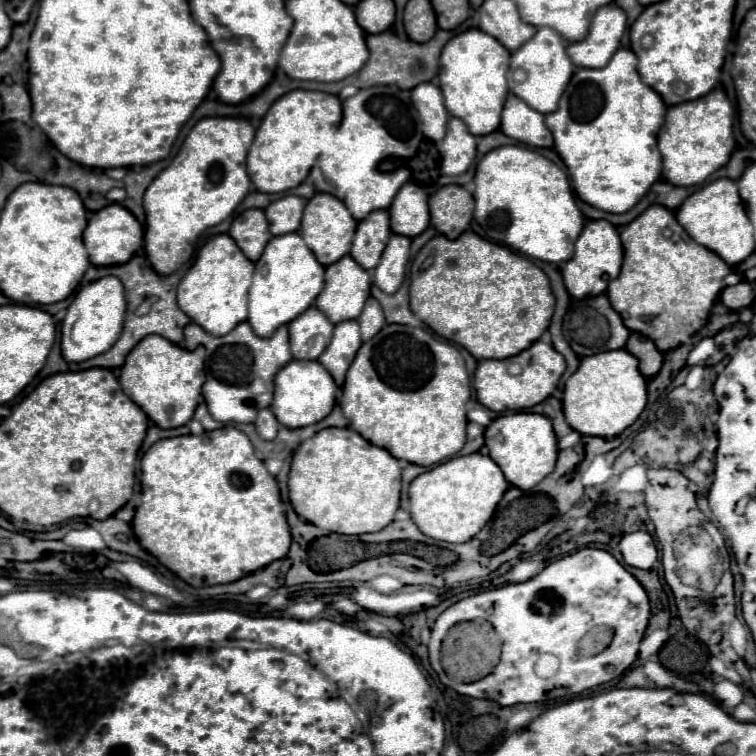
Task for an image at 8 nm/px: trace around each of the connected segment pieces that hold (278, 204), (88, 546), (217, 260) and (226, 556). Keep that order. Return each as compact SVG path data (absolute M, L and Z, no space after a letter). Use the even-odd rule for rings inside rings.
M293 194L271 202L265 208L265 216L267 216L267 222L269 222L271 234L279 236L279 234L295 232L301 224L303 208L305 208L305 200L299 198L299 196L293 196Z
M87 526L83 530L69 530L63 536L63 542L67 546L73 546L79 552L99 552L105 548L101 534L97 530L93 530L91 526Z
M229 234L211 236L197 252L195 264L177 286L177 302L187 316L211 336L225 336L235 324L247 320L247 290L253 284L255 262L247 260Z
M233 428L159 440L141 458L141 506L131 522L139 544L187 584L215 586L235 582L273 560L285 558L291 534L281 508L277 480L253 454L249 438Z

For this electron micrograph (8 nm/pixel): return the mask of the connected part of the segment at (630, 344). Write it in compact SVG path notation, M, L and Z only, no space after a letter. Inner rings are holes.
M633 332L627 340L625 350L639 360L639 372L643 372L645 378L651 378L659 372L663 364L663 352L659 352L653 340L649 340L647 336Z

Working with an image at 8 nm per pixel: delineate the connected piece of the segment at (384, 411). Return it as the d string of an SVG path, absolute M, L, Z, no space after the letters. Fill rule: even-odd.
M385 324L379 336L373 336L363 342L363 348L359 348L359 356L355 356L355 364L351 364L341 390L341 408L349 420L349 428L359 432L371 444L385 448L391 456L411 464L433 466L463 448L469 398L471 382L465 370L465 360L453 344L437 340L437 336L425 328Z

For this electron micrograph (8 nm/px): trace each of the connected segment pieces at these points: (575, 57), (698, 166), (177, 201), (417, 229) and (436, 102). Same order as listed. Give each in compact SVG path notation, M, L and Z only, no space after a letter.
M607 4L595 12L587 38L571 42L567 54L579 68L603 68L621 44L627 16L617 4Z
M711 90L699 100L671 106L659 130L659 152L663 156L663 176L675 186L705 182L715 170L727 164L736 148L733 137L734 107L723 90Z
M215 116L199 120L189 136L185 138L179 154L171 160L171 164L149 184L143 198L143 208L147 216L147 230L145 230L145 254L153 266L153 270L161 276L175 272L183 262L193 256L197 238L213 224L223 222L247 196L251 188L251 180L247 176L247 150L255 136L255 128L247 118L229 118L229 116Z
M407 182L397 192L393 204L389 206L391 230L395 234L415 238L429 226L429 206L427 194L421 186Z
M433 82L419 84L419 88L411 90L411 102L415 110L419 112L423 134L433 142L443 140L445 130L447 130L449 112L443 104L443 94L439 86L435 86Z

